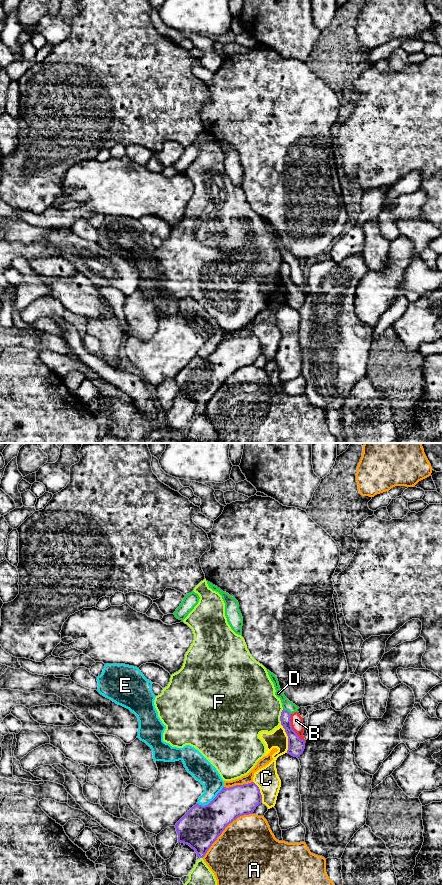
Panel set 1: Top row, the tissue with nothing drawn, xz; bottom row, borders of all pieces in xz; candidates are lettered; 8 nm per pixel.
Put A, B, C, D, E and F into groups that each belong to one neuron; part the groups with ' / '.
A / B D / C / E / F

